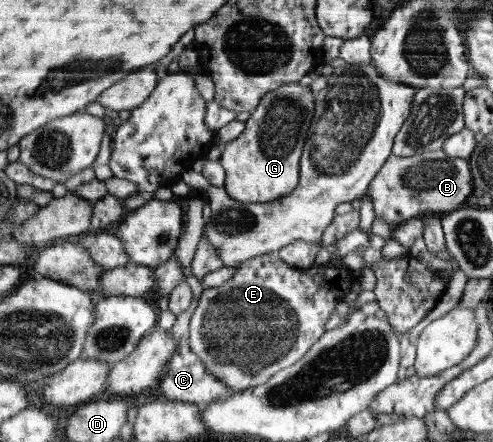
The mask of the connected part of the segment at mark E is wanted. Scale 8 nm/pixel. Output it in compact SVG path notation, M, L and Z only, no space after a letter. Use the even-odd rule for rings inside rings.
M277 252L247 259L233 268L235 275L229 281L219 287L203 289L189 324L190 349L231 394L264 385L279 371L293 366L309 353L311 346L322 337L325 323L335 305L351 291L353 283L361 275L353 276L344 263L339 267L330 262L323 265L315 263L309 269L289 267L283 259L279 259Z

